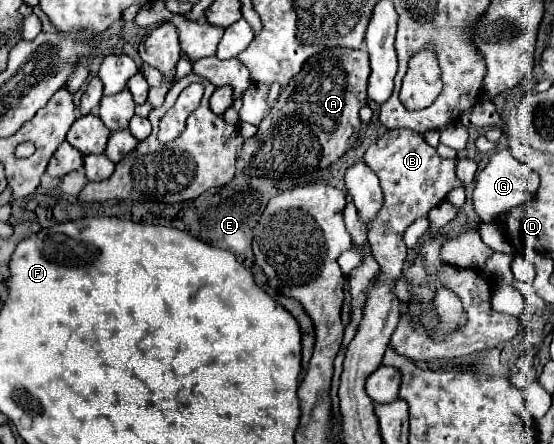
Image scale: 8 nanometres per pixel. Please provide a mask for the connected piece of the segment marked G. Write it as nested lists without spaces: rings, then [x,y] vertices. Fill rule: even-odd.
[[[508,148],[498,150],[496,154],[492,154],[490,162],[486,164],[486,168],[478,174],[476,178],[476,190],[474,190],[474,210],[480,216],[482,222],[496,222],[498,216],[514,206],[524,204],[526,200],[530,200],[534,196],[534,192],[538,190],[538,174],[532,172],[526,164],[518,162]]]

